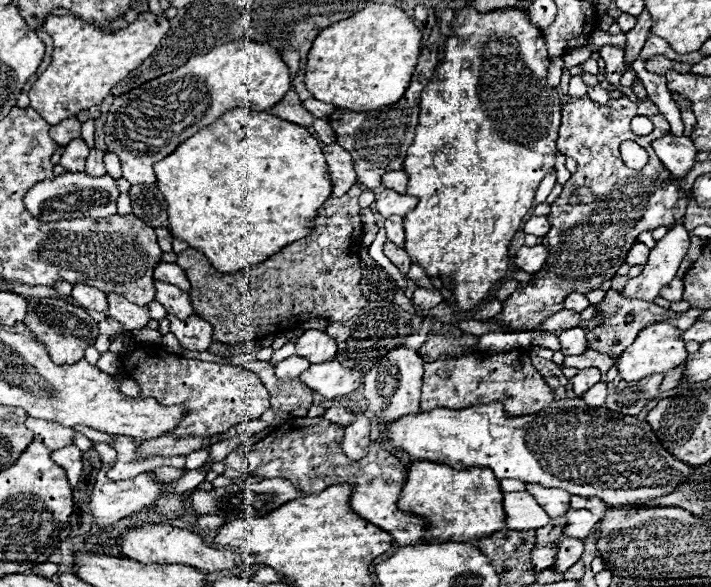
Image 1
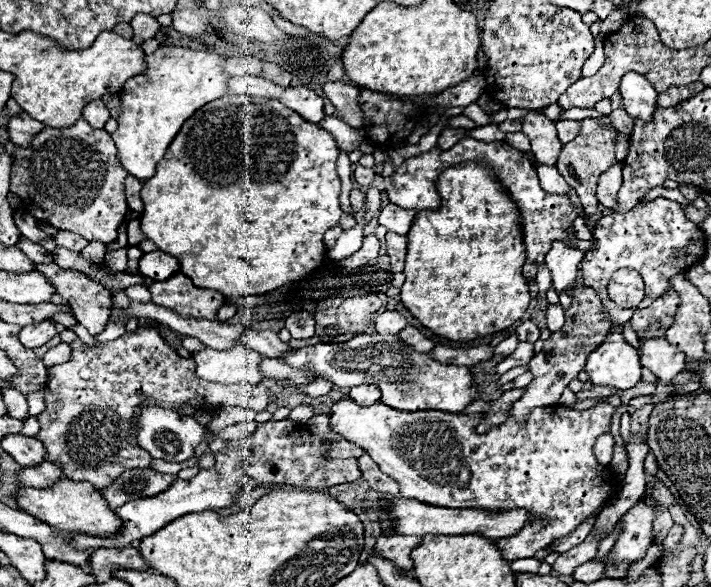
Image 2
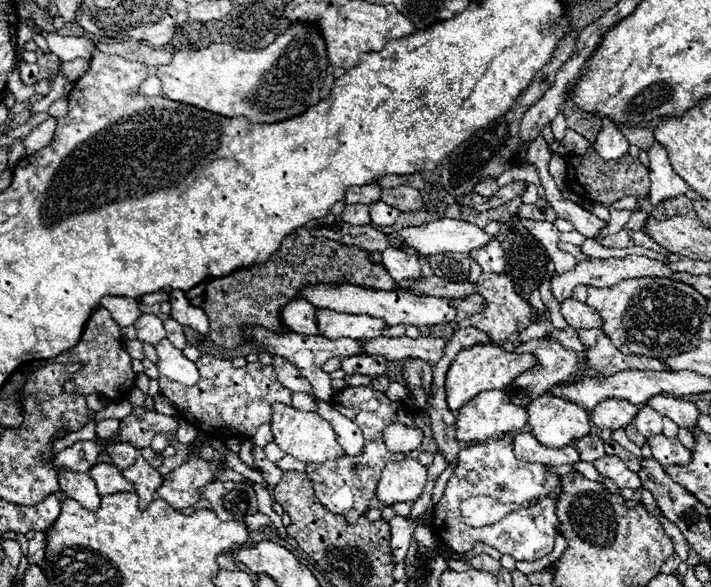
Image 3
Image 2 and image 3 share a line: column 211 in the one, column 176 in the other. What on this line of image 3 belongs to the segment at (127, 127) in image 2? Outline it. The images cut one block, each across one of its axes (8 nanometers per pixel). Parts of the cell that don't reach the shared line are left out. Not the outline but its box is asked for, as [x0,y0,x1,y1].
[156,24,326,124]

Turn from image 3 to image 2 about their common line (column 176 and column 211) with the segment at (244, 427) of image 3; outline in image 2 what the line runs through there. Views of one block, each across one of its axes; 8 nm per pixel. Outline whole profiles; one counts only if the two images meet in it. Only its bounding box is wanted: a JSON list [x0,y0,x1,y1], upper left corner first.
[38,328,270,488]

